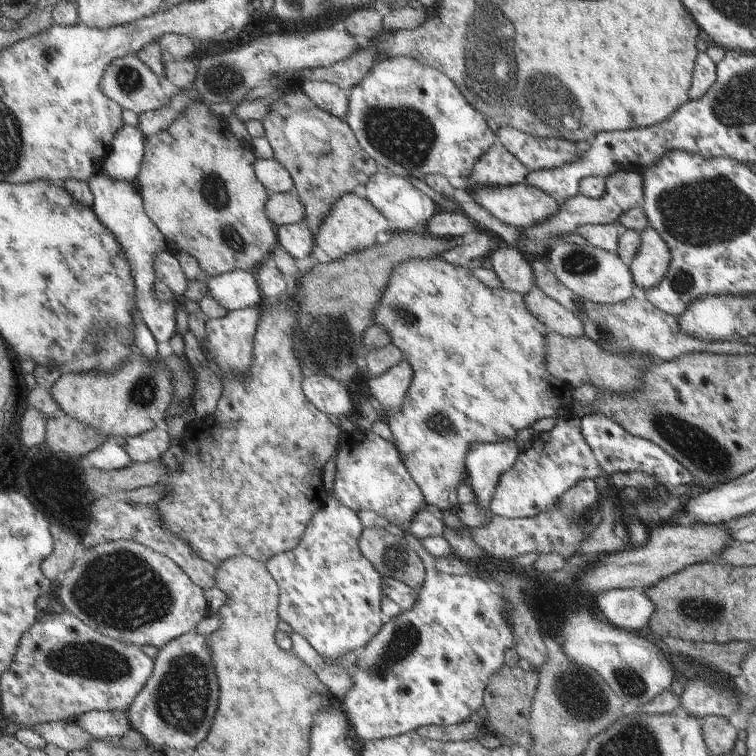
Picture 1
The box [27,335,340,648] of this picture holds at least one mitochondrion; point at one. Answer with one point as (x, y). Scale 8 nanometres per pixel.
(120, 589)

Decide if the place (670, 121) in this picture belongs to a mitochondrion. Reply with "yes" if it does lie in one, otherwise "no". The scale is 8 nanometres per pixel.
no

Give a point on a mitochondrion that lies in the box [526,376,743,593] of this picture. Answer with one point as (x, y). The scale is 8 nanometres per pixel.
(693, 443)

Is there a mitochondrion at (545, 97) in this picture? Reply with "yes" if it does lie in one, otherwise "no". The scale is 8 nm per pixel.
yes

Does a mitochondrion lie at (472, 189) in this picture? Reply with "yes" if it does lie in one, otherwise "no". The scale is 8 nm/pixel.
no

